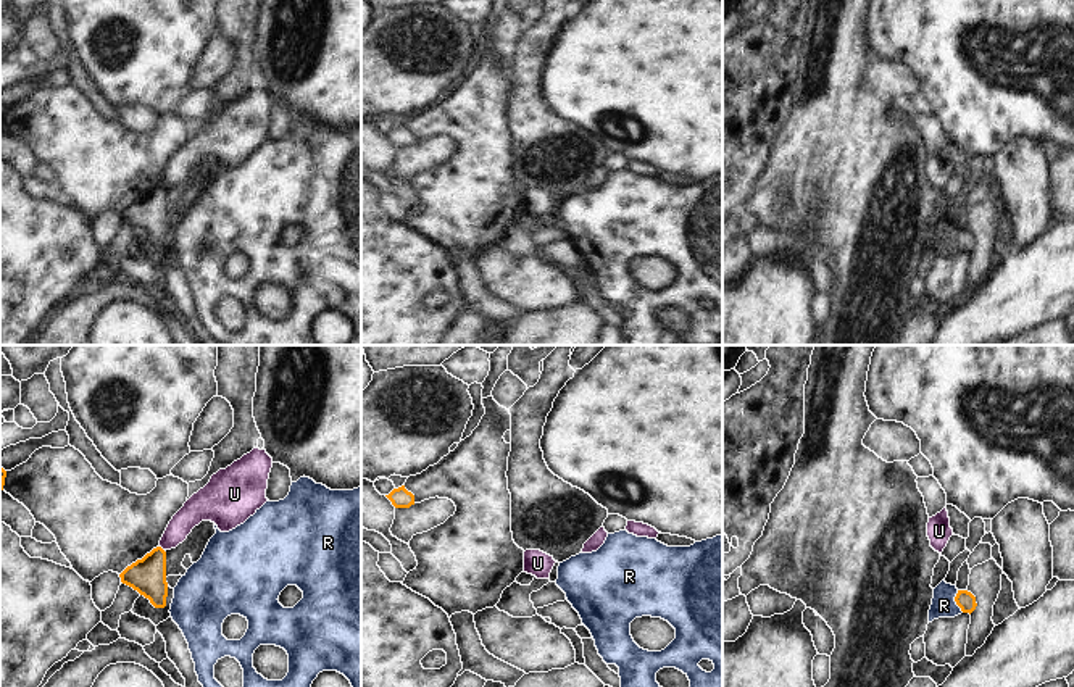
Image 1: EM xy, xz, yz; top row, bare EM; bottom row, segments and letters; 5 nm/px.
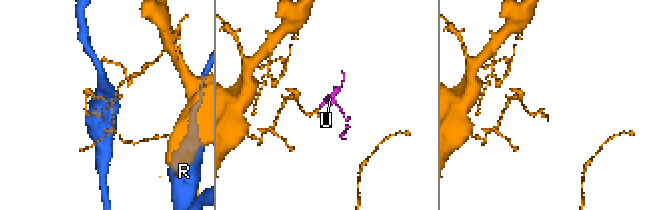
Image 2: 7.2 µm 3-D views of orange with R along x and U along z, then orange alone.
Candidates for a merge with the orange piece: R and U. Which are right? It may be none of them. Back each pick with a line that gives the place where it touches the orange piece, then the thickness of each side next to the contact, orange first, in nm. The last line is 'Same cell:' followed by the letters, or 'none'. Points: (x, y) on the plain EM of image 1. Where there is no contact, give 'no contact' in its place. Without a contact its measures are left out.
Same cell: none

